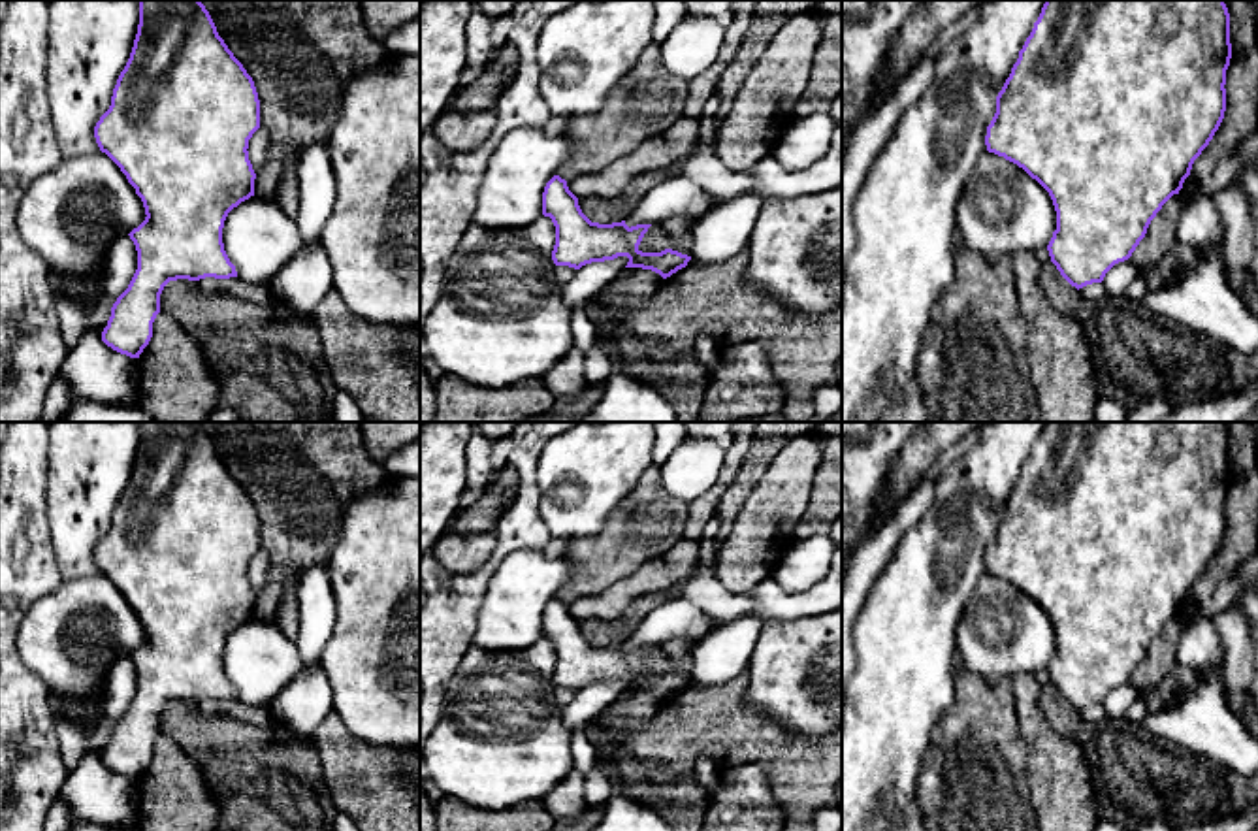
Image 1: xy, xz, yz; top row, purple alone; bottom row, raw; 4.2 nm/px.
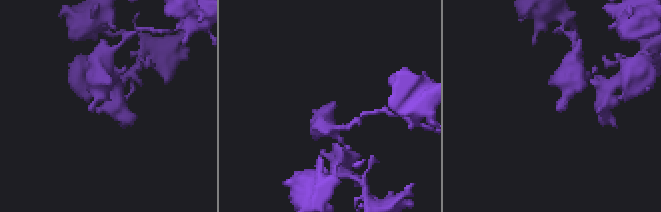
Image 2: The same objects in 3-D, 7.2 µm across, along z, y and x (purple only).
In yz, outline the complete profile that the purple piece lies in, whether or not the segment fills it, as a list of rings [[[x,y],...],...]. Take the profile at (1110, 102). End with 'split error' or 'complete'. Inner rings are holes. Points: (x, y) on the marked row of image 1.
[[[1045,0],[996,96],[985,145],[1049,192],[1056,230],[1047,251],[1072,286],[1102,283],[1115,264],[1128,260],[1162,205],[1179,194],[1224,119],[1230,58],[1224,0]]]; complete

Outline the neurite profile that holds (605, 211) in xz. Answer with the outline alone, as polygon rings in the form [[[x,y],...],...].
[[[650,171],[633,179],[627,190],[614,200],[588,198],[578,202],[578,205],[591,222],[621,222],[633,213],[633,209],[640,204],[646,192],[663,179],[663,171]]]

